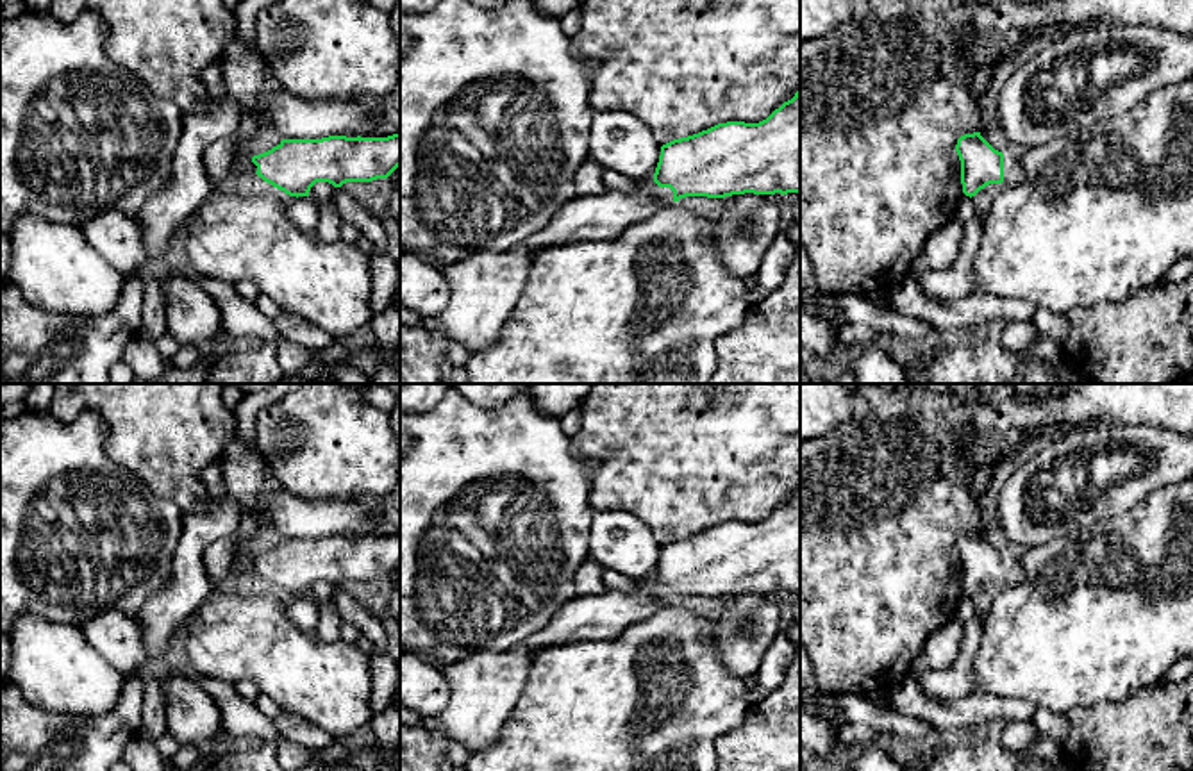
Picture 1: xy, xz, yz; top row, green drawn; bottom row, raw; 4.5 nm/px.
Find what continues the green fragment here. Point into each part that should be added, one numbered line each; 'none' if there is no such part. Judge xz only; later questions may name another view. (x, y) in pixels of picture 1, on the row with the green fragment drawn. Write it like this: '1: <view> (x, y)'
1: xz (604, 216)

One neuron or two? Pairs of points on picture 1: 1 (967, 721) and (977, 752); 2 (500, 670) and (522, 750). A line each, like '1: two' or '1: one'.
1: two
2: two

